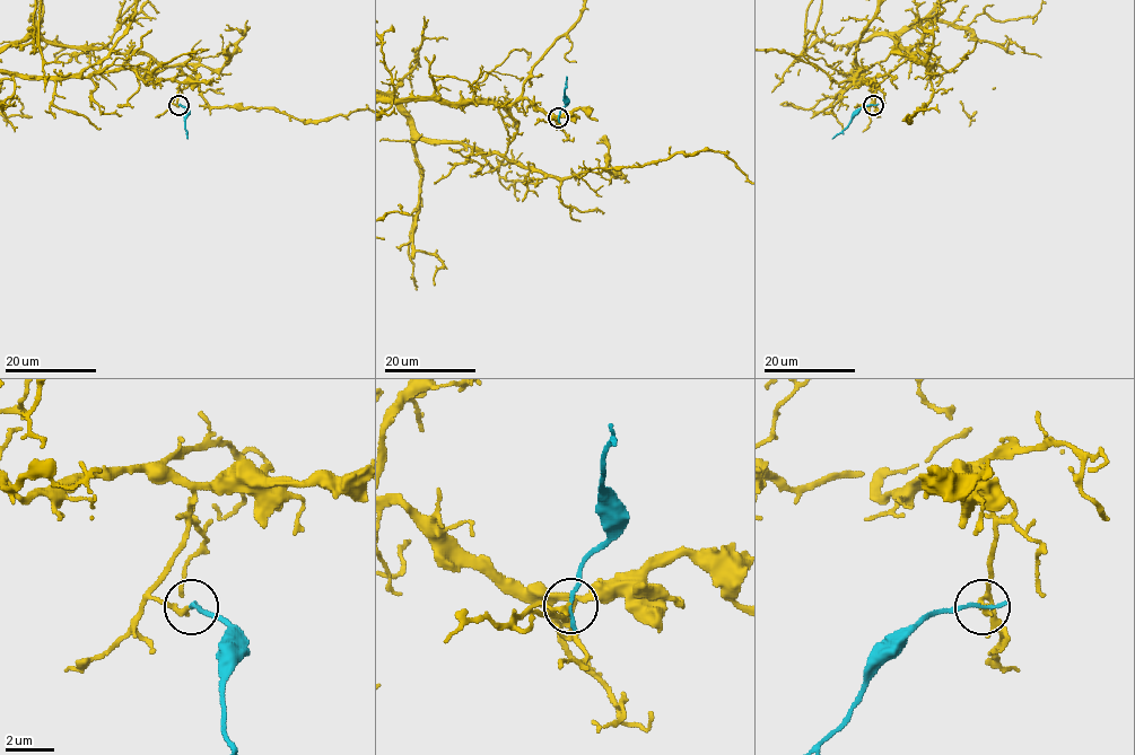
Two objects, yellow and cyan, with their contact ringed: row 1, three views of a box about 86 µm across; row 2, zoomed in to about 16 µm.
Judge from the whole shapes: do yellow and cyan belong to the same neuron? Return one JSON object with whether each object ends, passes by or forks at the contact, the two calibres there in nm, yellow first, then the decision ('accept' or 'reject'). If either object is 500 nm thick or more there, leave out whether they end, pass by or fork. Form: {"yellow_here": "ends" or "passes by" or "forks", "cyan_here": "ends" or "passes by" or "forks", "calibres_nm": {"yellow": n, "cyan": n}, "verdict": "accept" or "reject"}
{"yellow_here": "ends", "cyan_here": "ends", "calibres_nm": {"yellow": 190, "cyan": 200}, "verdict": "reject"}

